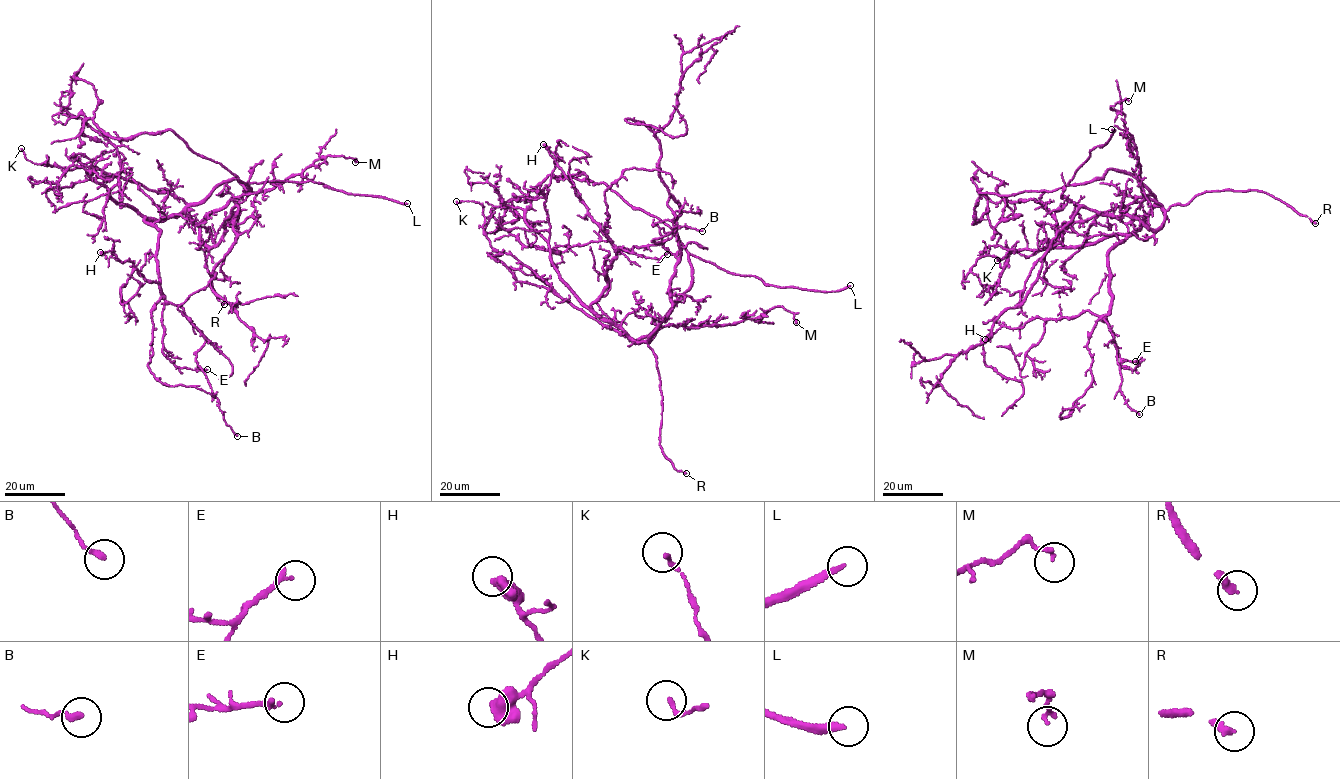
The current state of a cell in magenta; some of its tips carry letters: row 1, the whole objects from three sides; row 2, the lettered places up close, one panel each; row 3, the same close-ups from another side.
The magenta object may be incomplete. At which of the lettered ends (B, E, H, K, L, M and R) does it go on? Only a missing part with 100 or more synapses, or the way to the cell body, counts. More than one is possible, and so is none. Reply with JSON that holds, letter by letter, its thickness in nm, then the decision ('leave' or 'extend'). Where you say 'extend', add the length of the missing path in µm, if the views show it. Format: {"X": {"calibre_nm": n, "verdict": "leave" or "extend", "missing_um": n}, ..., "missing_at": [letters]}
{"B": {"calibre_nm": 200, "verdict": "leave"}, "E": {"calibre_nm": 240, "verdict": "leave"}, "H": {"calibre_nm": 480, "verdict": "leave"}, "K": {"calibre_nm": 160, "verdict": "leave"}, "L": {"calibre_nm": 240, "verdict": "extend", "missing_um": 300}, "M": {"calibre_nm": 130, "verdict": "leave"}, "R": {"calibre_nm": 280, "verdict": "leave"}, "missing_at": ["L"]}

